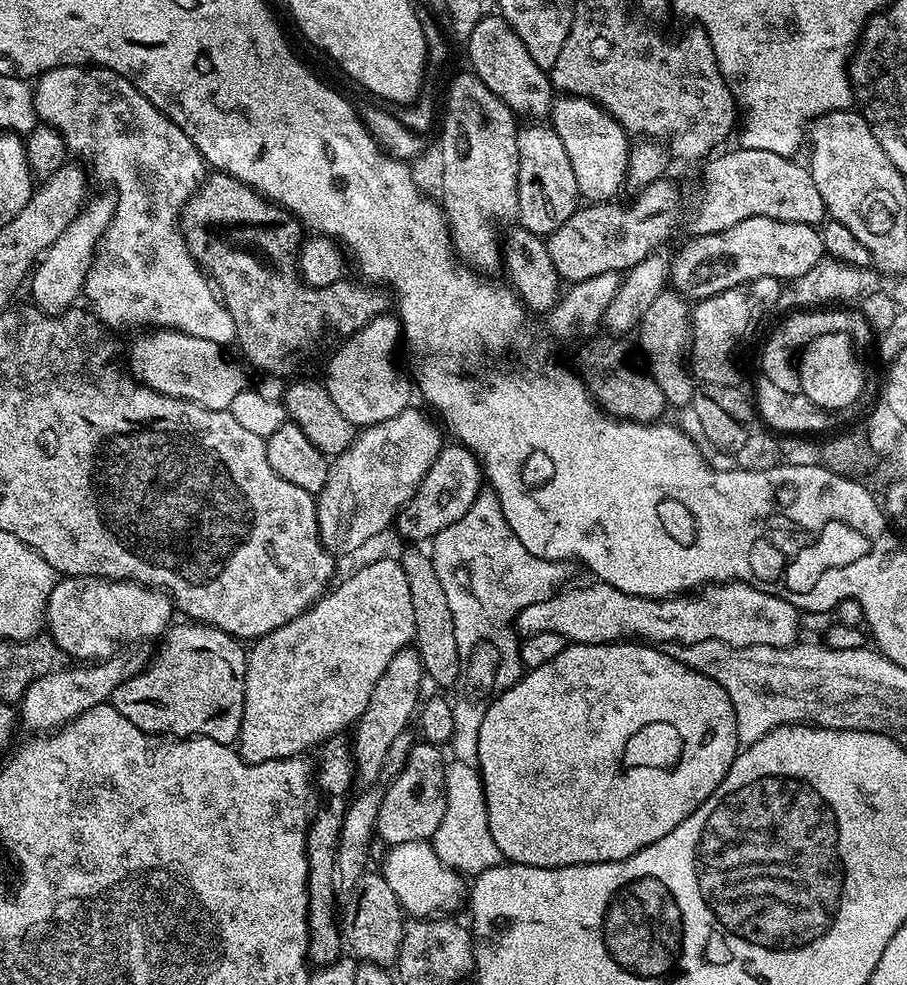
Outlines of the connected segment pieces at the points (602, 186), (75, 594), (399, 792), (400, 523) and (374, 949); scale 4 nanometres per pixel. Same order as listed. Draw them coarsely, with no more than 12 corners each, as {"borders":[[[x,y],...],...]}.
{"borders":[[[561,95],[550,127],[581,197],[608,202],[630,176],[630,137],[600,105]],[[102,576],[59,579],[46,632],[96,662],[167,633],[171,596]],[[413,743],[383,789],[385,845],[431,841],[447,810],[446,757]],[[441,447],[394,521],[431,541],[474,506],[486,477],[476,453]],[[365,871],[347,889],[342,936],[357,961],[395,965],[406,913]]]}

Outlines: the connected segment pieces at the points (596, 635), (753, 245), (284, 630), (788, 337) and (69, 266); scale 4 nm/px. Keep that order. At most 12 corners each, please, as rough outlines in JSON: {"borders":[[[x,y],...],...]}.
{"borders":[[[603,582],[522,610],[521,637],[790,648],[801,609],[756,584],[635,596]],[[746,218],[674,252],[699,302],[757,278],[787,282],[825,255],[810,224]],[[376,560],[247,653],[238,751],[299,757],[355,725],[413,643]],[[860,310],[785,315],[764,344],[759,371],[799,392],[798,357],[822,334],[845,332],[857,349],[874,333]],[[95,196],[30,273],[31,303],[66,312],[81,299],[96,239],[116,213]]]}

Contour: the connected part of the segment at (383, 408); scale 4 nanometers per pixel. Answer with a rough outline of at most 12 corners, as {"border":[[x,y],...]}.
{"border":[[381,314],[336,349],[324,385],[355,427],[411,405]]}

